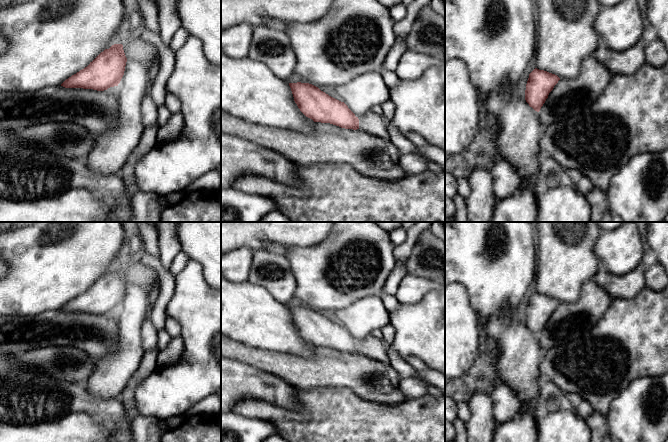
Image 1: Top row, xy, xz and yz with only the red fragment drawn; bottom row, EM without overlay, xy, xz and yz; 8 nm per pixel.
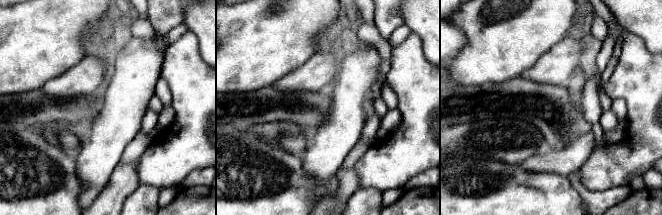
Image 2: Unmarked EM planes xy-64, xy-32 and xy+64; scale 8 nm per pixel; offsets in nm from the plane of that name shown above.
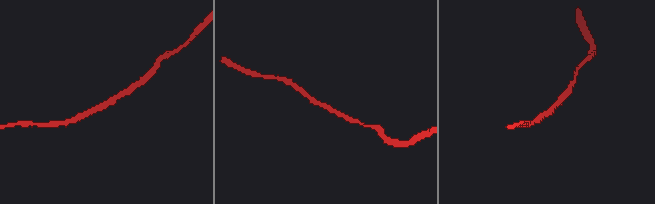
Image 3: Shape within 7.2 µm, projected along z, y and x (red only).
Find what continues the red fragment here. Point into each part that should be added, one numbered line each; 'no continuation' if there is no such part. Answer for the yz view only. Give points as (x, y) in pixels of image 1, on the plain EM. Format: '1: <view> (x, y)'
1: yz (565, 259)

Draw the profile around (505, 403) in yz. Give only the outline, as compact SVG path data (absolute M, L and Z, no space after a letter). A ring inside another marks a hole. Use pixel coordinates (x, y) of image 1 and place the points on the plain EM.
M502 382L491 392L491 399L496 428L508 422L520 407L515 393Z

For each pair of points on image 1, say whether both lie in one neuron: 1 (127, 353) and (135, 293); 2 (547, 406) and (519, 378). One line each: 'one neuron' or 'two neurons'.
1: one neuron
2: two neurons

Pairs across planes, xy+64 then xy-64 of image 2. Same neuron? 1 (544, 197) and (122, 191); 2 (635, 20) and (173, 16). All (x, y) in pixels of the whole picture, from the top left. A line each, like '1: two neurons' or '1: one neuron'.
1: two neurons
2: two neurons

